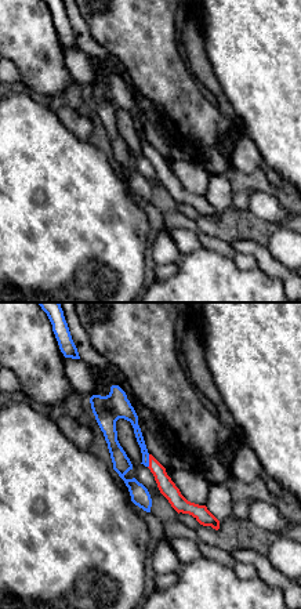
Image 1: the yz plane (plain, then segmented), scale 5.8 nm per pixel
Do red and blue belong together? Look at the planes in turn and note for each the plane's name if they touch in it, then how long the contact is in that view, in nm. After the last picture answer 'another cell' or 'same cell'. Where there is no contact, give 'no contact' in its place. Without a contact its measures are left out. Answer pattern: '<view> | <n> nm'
yz | 80 nm

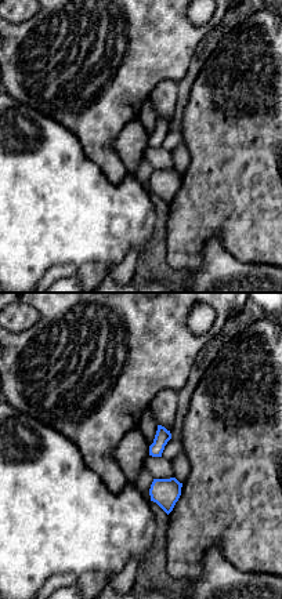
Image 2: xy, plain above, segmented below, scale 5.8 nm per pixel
no contact

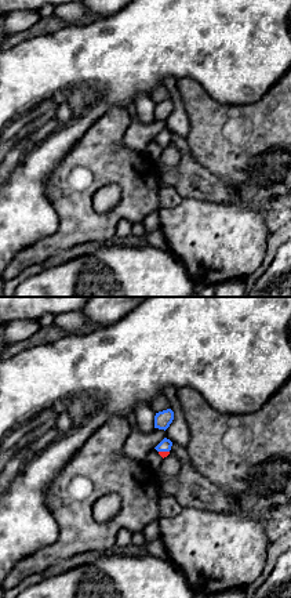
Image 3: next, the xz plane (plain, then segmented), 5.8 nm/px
xz | 60 nm

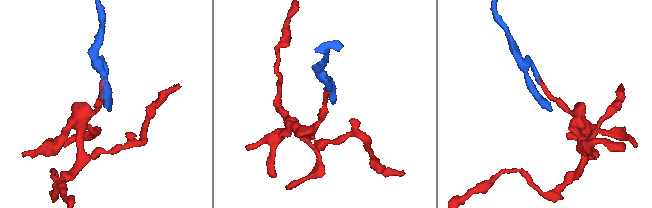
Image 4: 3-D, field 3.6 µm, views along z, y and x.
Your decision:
same cell

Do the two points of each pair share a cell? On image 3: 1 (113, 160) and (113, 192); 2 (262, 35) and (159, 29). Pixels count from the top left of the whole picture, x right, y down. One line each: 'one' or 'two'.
1: two
2: one

